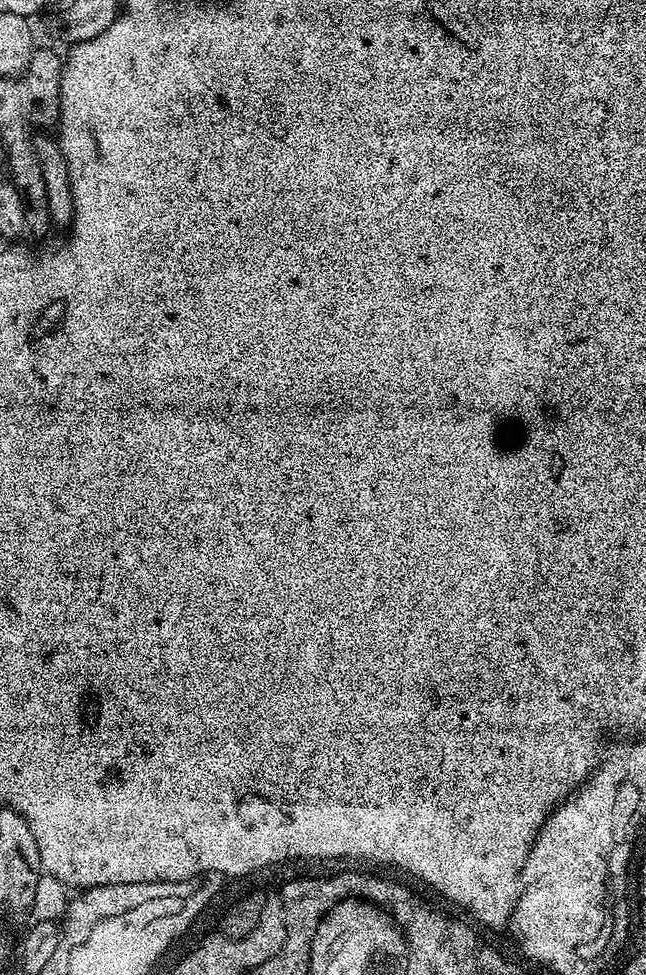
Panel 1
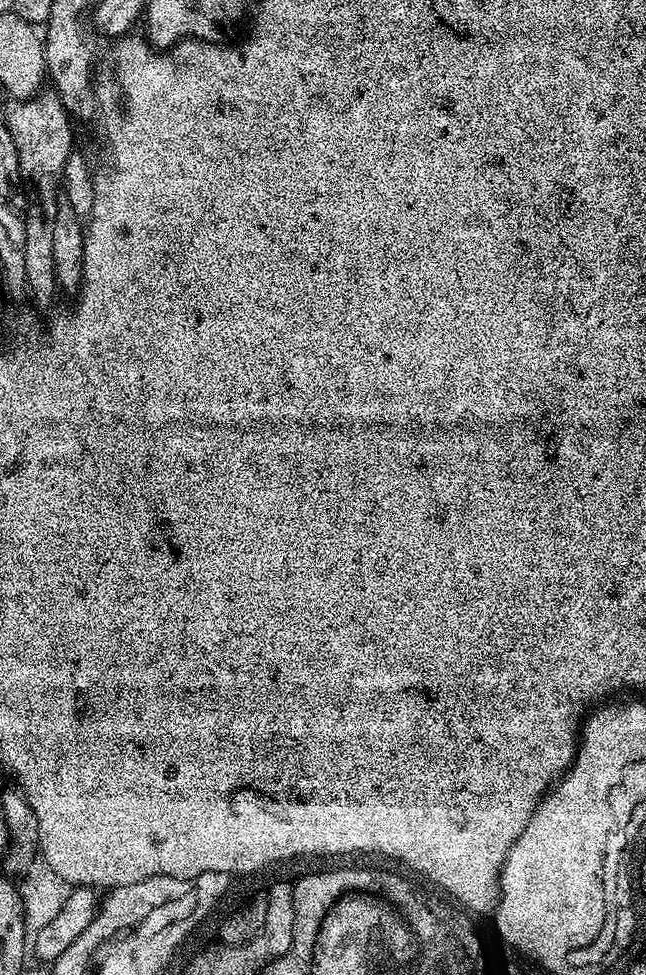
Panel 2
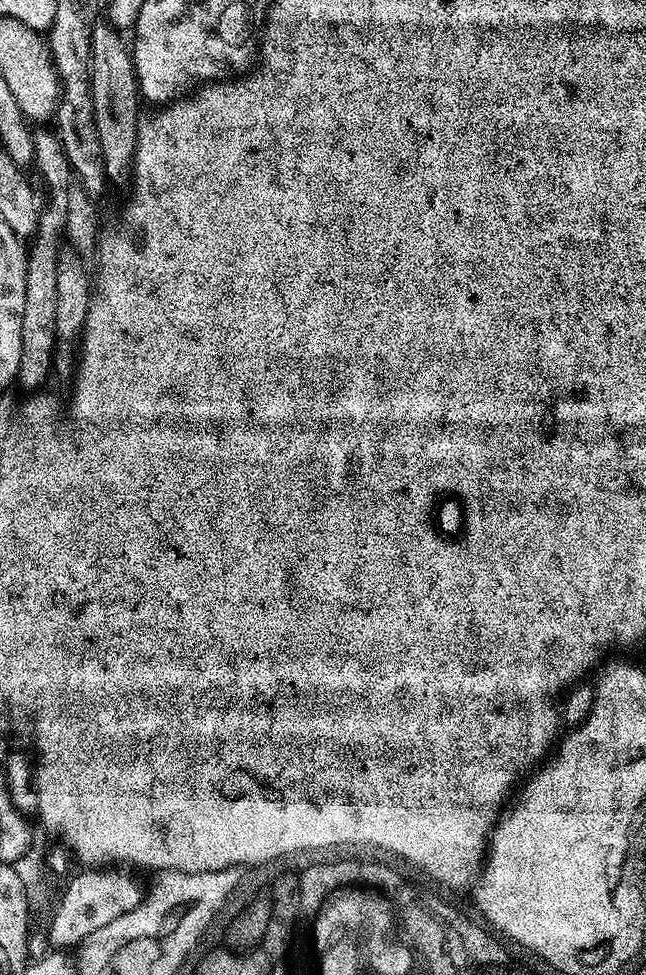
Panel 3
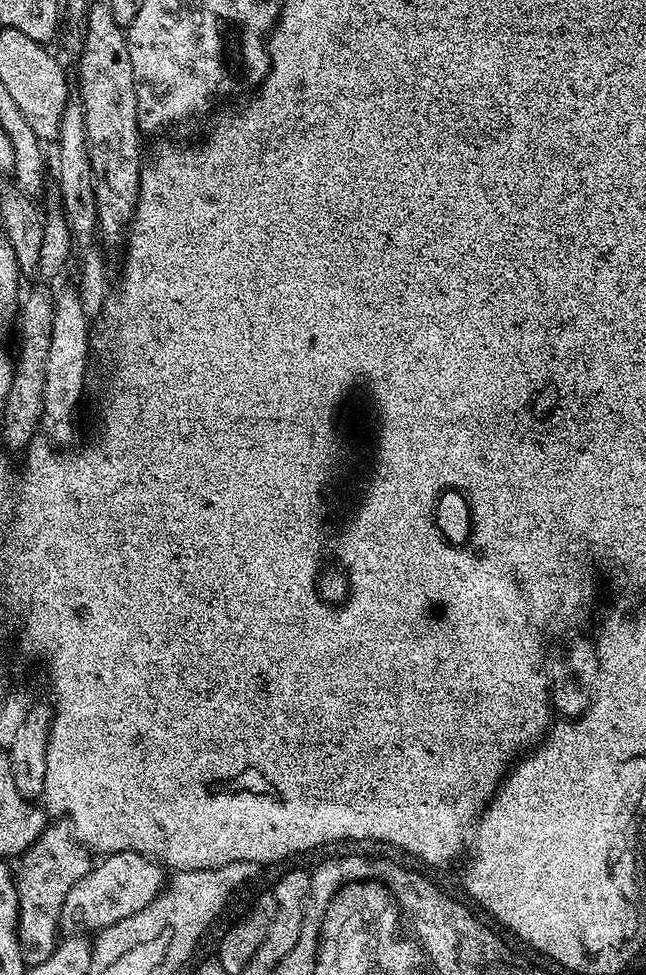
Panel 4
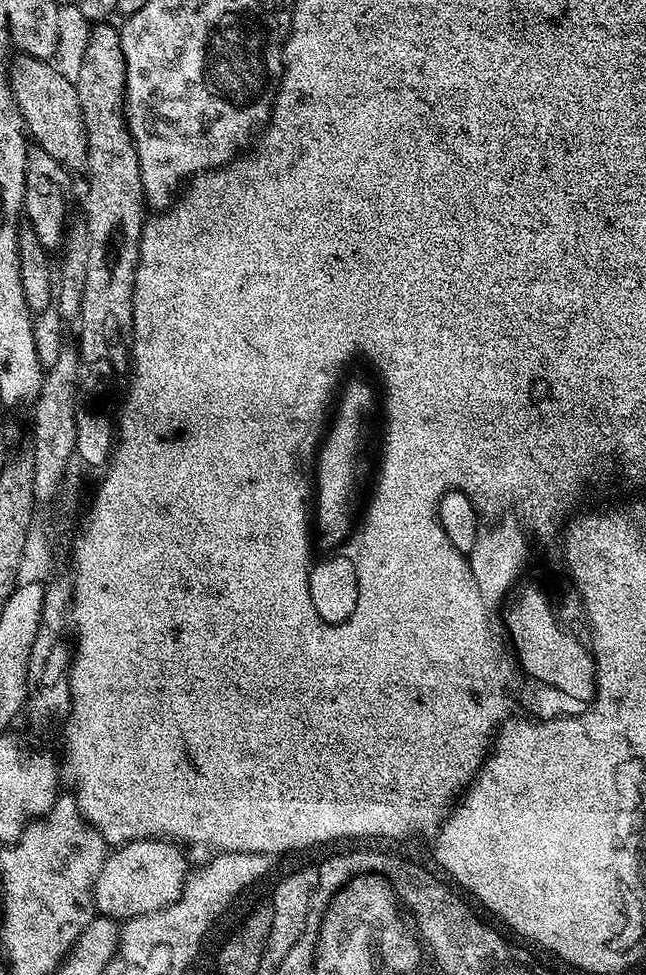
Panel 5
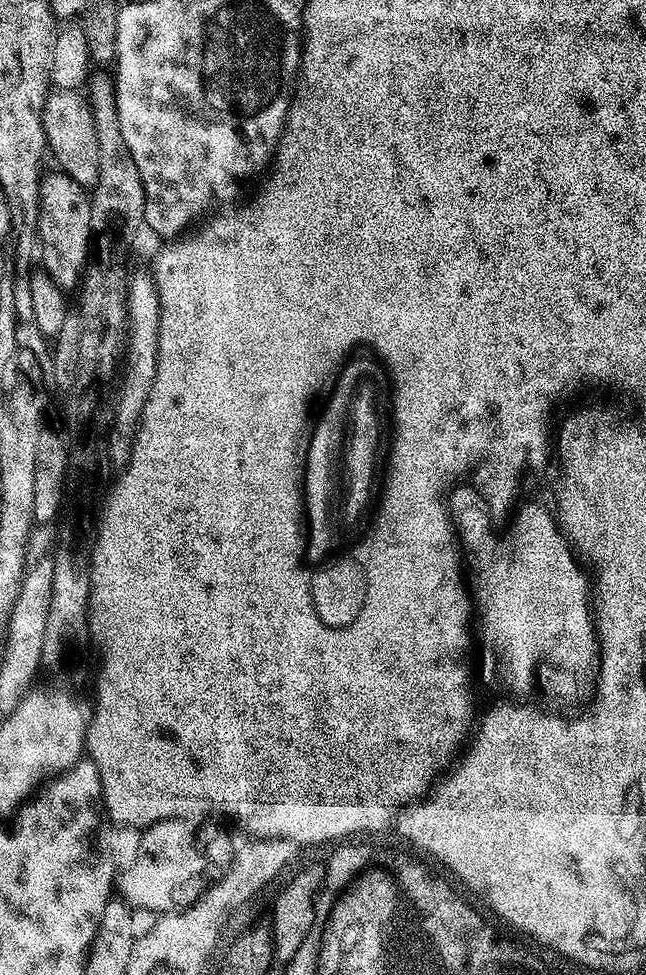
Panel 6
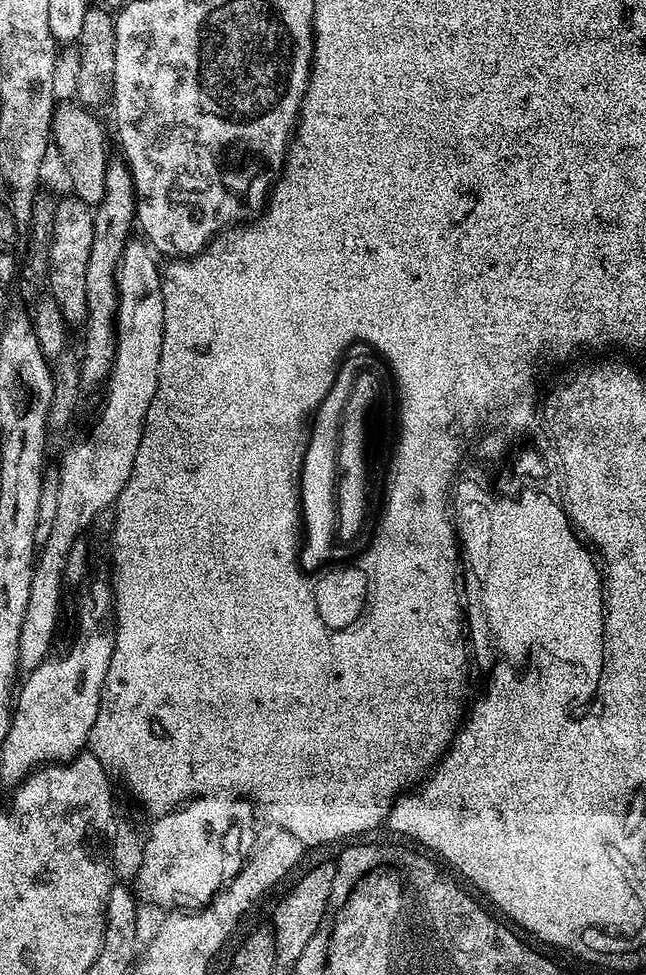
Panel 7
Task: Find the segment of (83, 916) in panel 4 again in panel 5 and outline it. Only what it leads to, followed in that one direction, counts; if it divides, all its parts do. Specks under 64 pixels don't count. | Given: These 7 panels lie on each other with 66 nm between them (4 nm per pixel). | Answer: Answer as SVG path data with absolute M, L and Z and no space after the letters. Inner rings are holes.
M163 838L154 840L129 840L121 844L104 859L102 870L92 887L92 902L101 916L111 916L117 922L133 920L135 916L145 916L162 910L174 903L184 892L184 882L188 878L190 865L184 857L185 849L179 843Z

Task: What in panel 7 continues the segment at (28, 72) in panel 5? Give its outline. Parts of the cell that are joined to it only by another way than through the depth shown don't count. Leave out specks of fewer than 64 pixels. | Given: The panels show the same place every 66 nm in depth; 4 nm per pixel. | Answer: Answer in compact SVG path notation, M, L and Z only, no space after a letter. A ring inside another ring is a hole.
M79 102L57 103L52 114L52 135L51 143L58 151L64 155L64 168L68 171L68 180L72 183L71 195L83 204L95 206L102 202L102 194L106 194L106 166L110 159L108 153L108 136L104 133L104 128L95 120L93 113Z

